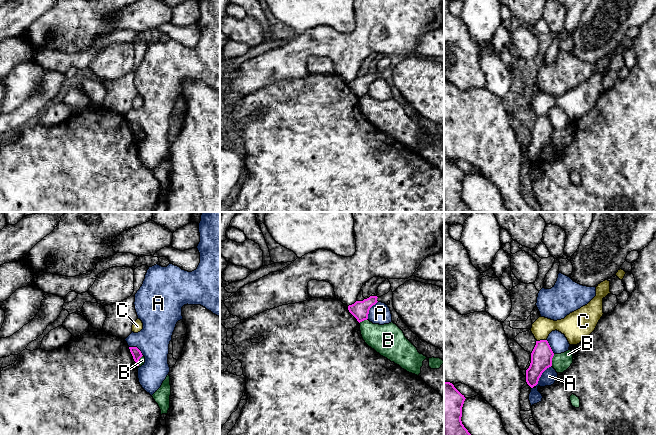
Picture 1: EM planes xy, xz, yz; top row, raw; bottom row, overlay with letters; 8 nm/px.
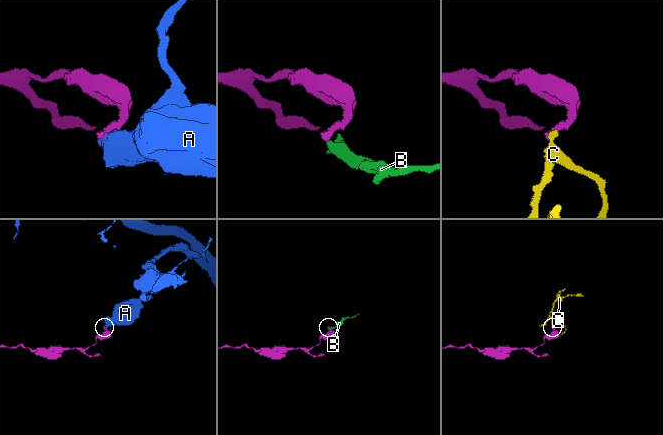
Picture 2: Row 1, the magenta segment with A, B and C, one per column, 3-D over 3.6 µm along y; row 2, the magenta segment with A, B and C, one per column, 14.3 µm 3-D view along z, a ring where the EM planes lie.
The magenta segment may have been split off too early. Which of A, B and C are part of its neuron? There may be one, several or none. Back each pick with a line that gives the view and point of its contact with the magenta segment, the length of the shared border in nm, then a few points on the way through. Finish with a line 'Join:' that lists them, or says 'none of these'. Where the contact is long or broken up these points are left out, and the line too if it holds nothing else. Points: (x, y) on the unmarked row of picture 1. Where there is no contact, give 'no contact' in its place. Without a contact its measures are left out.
Join: none of these

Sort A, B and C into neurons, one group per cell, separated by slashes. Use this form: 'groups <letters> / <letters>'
groups A / B / C

